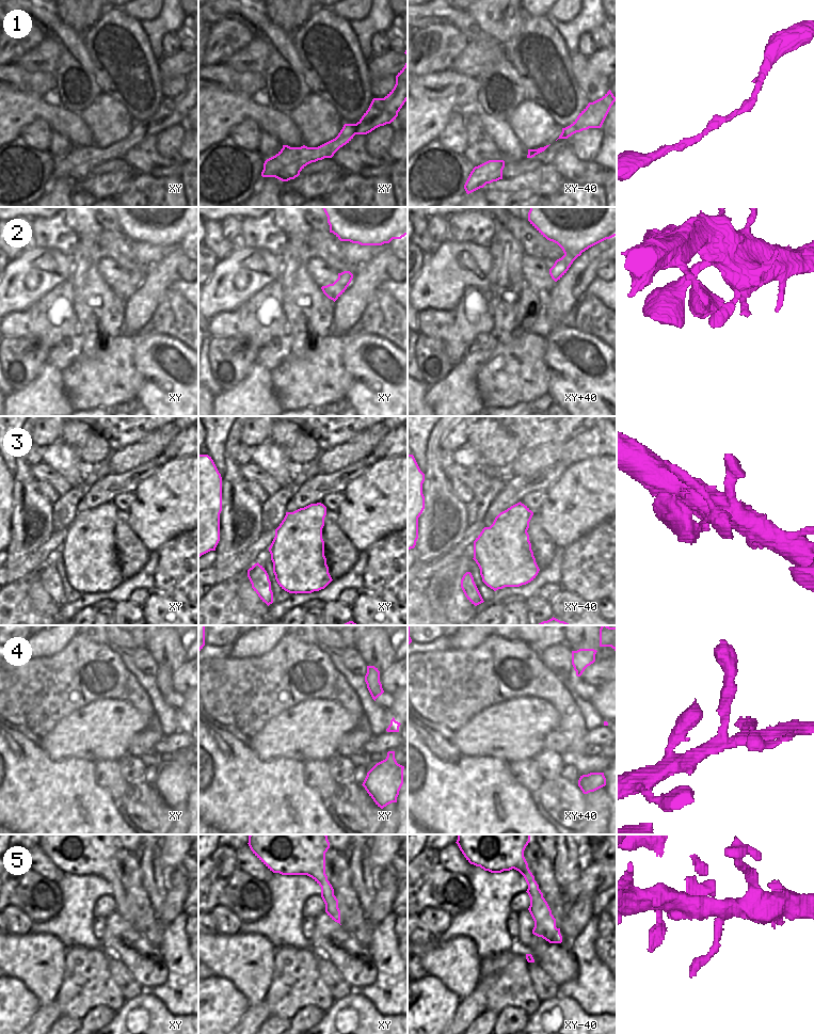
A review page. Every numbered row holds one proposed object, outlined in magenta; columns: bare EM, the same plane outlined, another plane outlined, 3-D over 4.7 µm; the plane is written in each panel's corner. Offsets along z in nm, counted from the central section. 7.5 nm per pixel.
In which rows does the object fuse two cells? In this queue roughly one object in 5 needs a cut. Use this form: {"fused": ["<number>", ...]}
{"fused": []}

